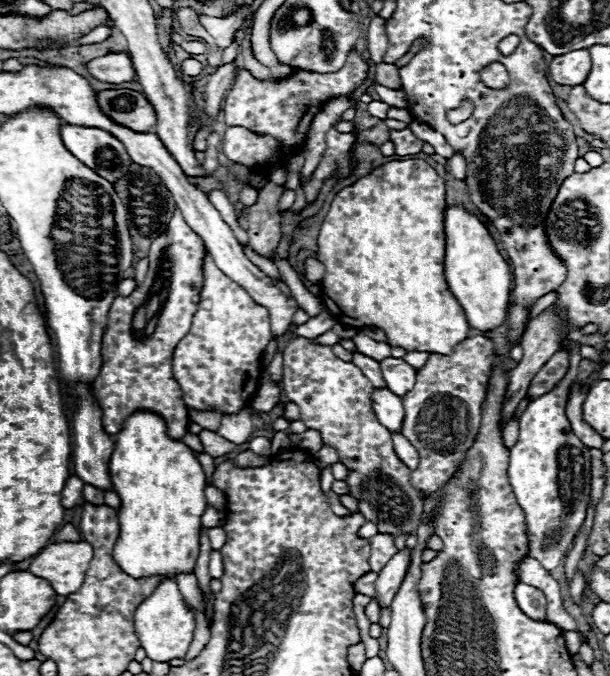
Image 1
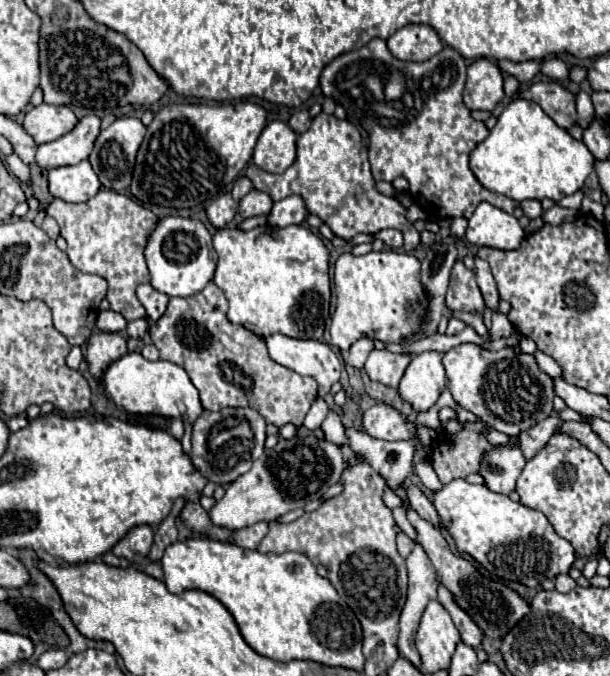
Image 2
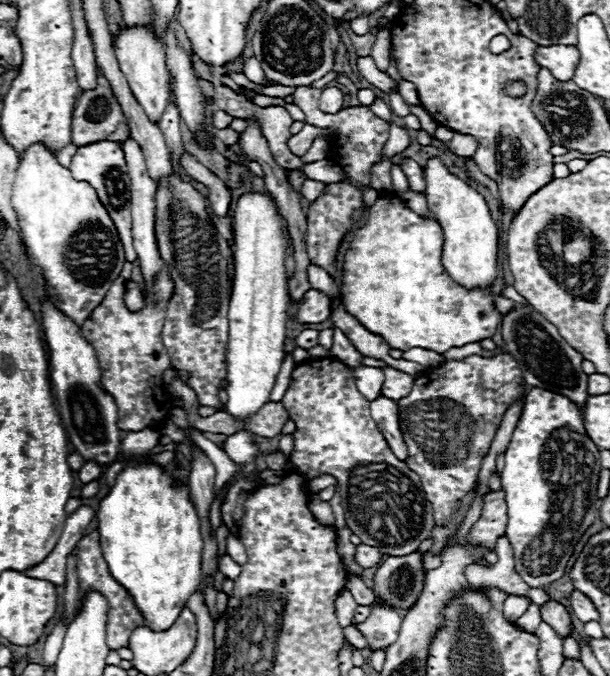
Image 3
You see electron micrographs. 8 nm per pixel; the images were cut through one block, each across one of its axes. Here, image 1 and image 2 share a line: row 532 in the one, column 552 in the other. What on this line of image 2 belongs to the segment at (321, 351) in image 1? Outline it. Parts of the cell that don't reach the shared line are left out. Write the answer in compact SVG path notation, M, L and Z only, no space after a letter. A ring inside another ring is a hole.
M460 344L442 356L448 388L454 400L480 416L490 428L518 436L532 424L554 414L552 378L544 374L532 354L514 354L510 348L488 352L476 344Z

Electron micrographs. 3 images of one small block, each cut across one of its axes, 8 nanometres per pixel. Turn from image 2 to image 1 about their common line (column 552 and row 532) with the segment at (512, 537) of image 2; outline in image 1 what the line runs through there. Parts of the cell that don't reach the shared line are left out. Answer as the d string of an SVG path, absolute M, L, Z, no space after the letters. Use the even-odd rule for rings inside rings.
M565 380L561 381L552 392L532 400L528 408L520 416L520 436L518 442L510 450L510 466L508 466L508 480L514 490L514 496L520 504L520 508L526 514L528 524L528 540L530 550L528 556L536 558L544 570L554 570L560 560L566 556L566 552L572 546L572 540L576 538L588 510L590 500L590 456L588 446L584 446L576 434L572 434L570 422L566 418L566 394L569 385Z

